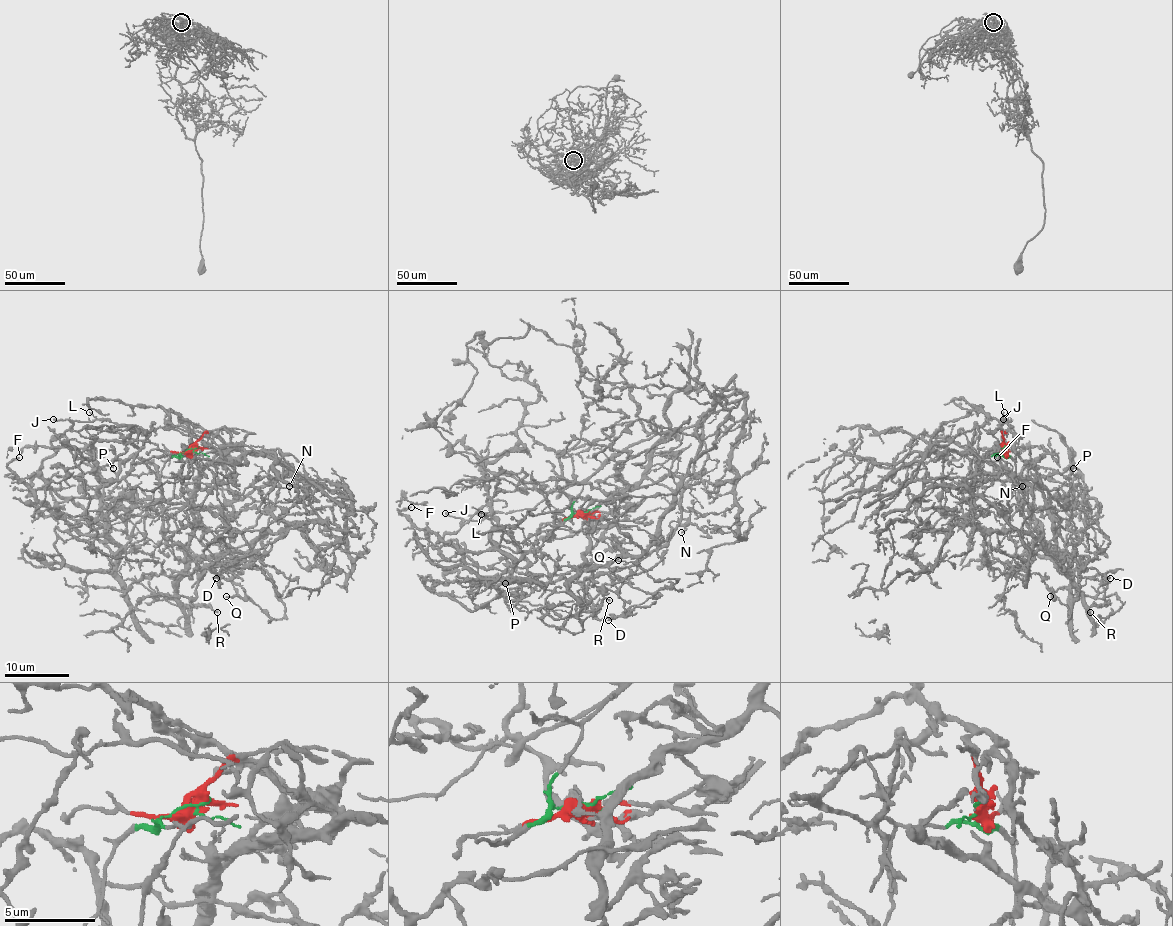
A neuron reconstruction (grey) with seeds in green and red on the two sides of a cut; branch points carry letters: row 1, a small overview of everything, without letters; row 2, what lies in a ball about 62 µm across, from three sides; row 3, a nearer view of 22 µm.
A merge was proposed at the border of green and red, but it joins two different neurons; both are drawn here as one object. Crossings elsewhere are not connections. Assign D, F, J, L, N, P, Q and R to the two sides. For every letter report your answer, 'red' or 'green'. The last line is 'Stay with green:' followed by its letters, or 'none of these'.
D: red
F: red
J: green
L: green
N: red
P: red
Q: red
R: red
Stay with green: J, L

